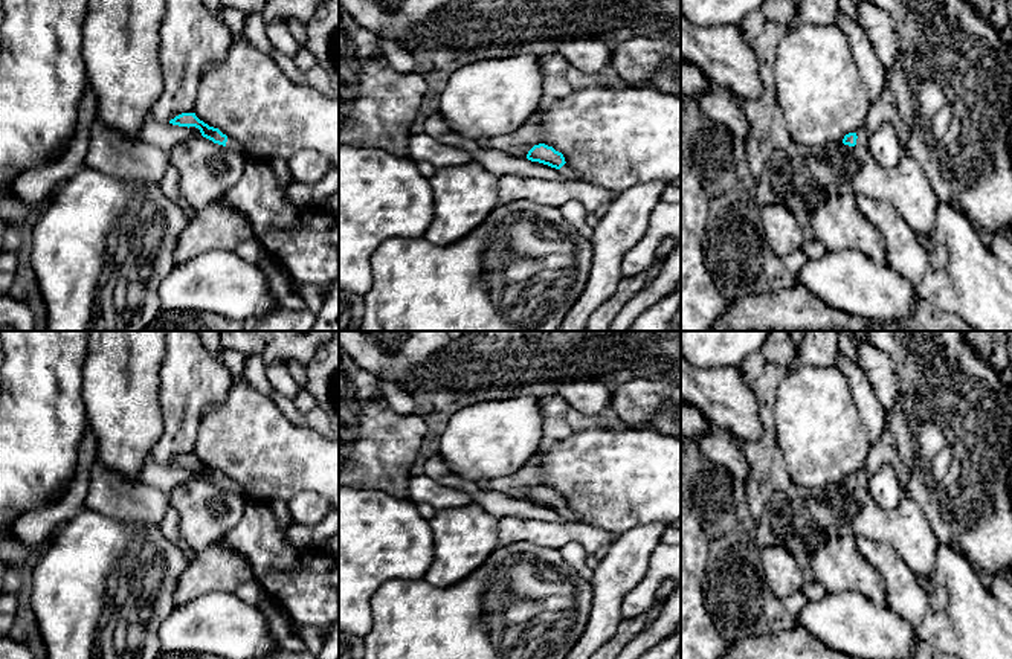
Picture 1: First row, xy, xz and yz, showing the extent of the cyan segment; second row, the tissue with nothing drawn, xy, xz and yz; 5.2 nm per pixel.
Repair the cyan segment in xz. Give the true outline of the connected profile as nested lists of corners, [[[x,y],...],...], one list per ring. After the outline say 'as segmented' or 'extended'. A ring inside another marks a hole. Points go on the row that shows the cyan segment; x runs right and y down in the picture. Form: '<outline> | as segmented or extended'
[[[545,143],[534,145],[527,159],[559,169],[566,178],[575,180],[579,175],[566,165],[562,153]]] | extended

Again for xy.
[[[182,113],[169,121],[172,125],[179,127],[195,127],[200,130],[201,136],[212,140],[214,143],[227,146],[229,149],[234,149],[240,153],[246,162],[255,162],[250,153],[235,139],[226,136],[218,128],[209,127],[203,121],[200,121],[195,113]]] | extended

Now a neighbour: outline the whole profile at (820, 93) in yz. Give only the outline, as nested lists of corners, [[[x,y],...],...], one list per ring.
[[[836,24],[788,27],[774,64],[775,101],[792,142],[823,148],[864,128],[872,101]]]

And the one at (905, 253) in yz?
[[[864,195],[855,197],[855,203],[882,235],[887,265],[917,287],[928,267],[928,253],[919,235],[891,204]]]

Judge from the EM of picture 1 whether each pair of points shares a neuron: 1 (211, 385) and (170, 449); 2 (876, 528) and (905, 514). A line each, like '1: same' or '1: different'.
1: same
2: same

